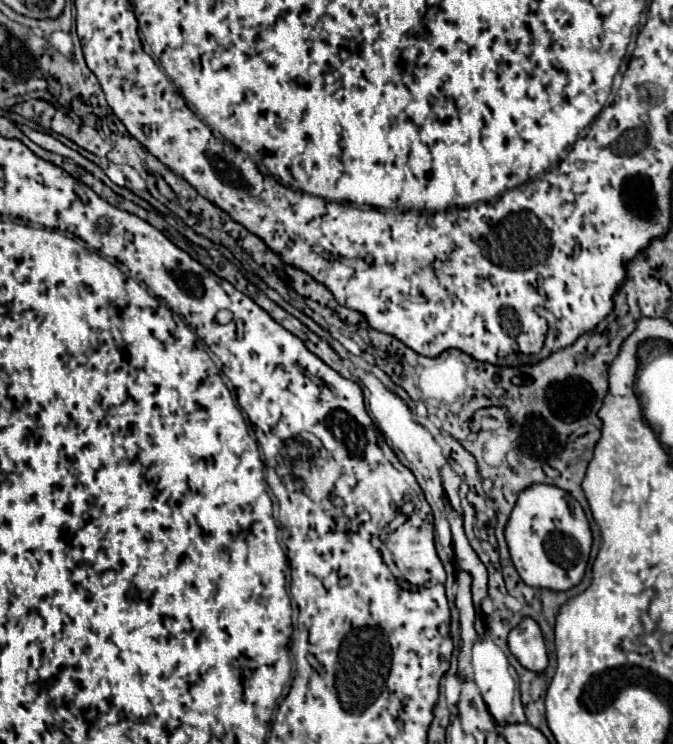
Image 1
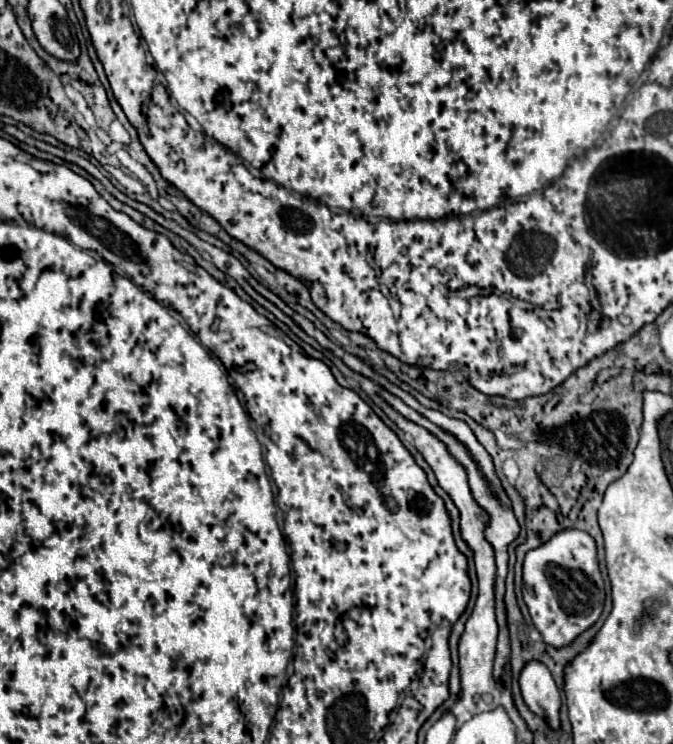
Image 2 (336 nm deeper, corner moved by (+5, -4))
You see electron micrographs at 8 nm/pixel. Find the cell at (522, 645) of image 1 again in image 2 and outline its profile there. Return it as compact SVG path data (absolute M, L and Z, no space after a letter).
M529 660L529 664L525 664L525 668L521 670L519 676L519 686L521 686L521 694L525 704L543 720L547 720L547 724L551 728L559 728L559 706L561 706L561 698L559 698L559 690L555 686L555 680L551 676L551 672L545 668L545 664L541 664L539 660Z

